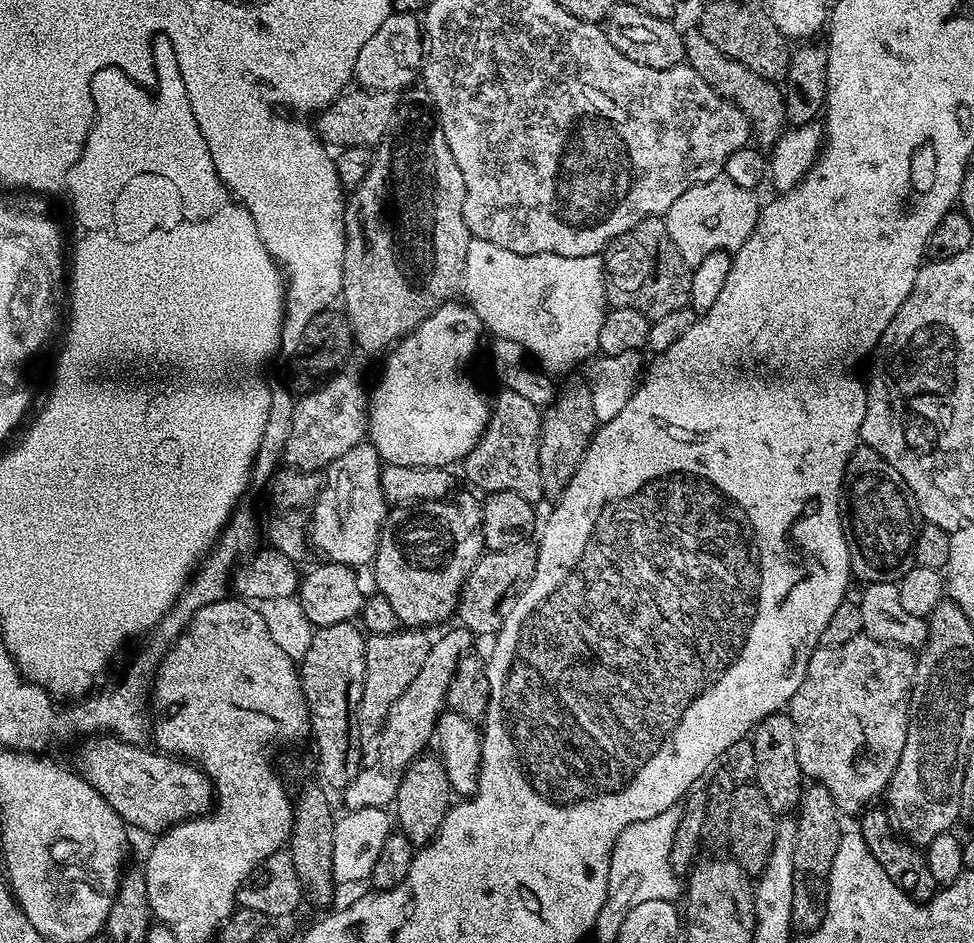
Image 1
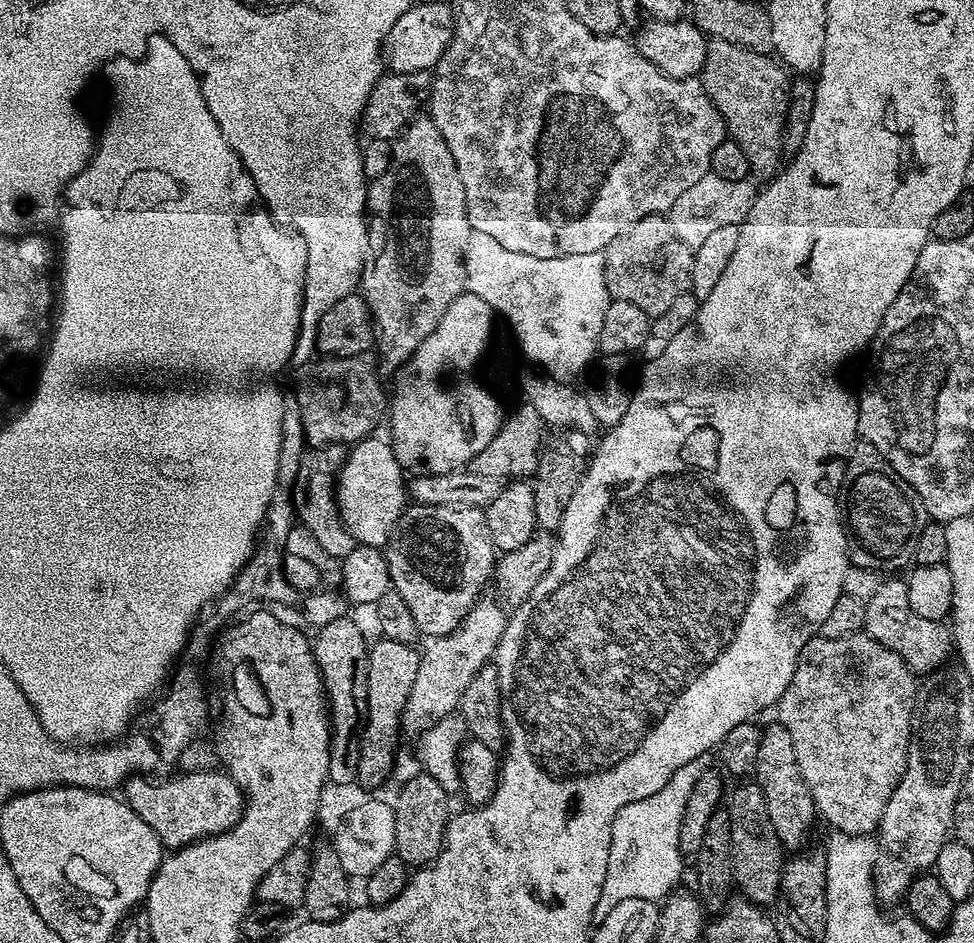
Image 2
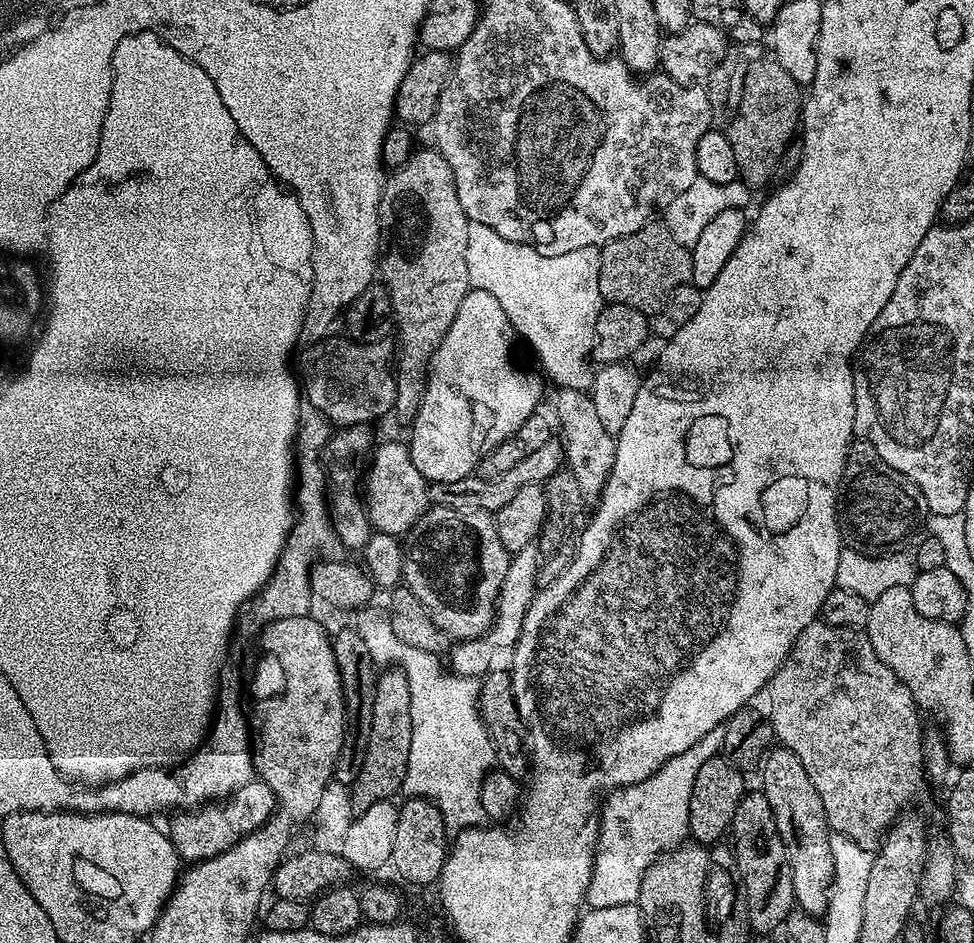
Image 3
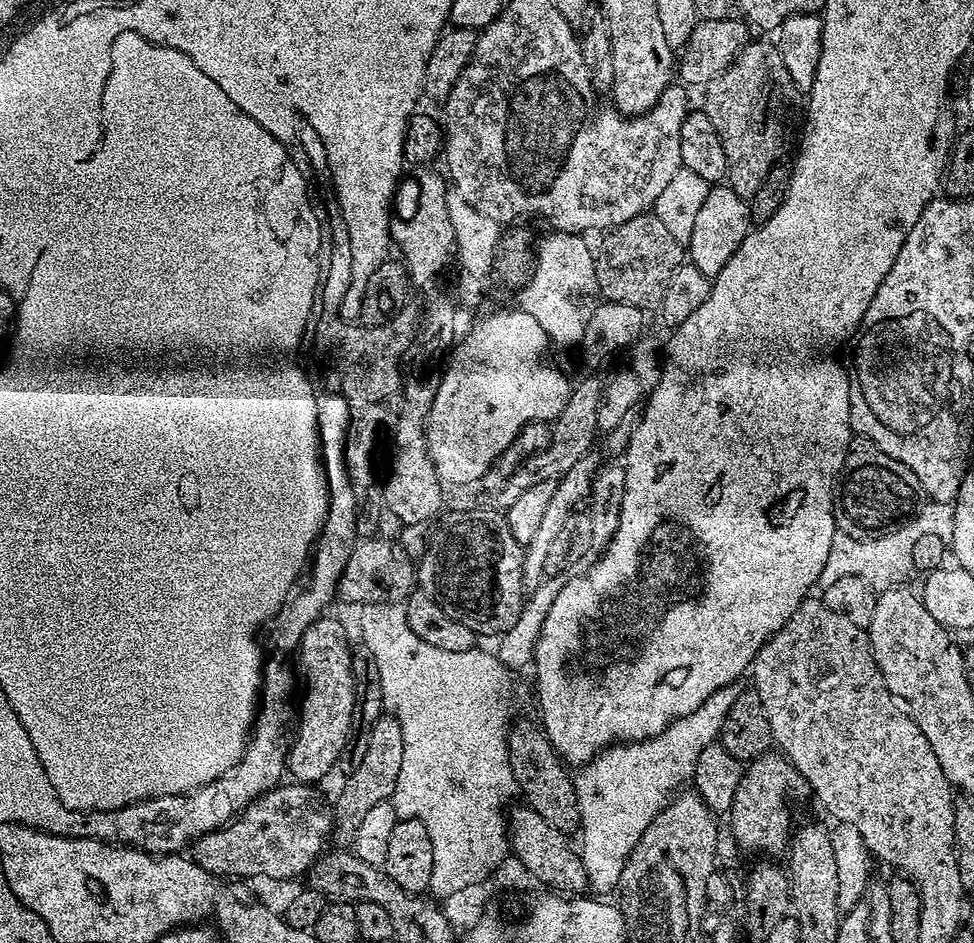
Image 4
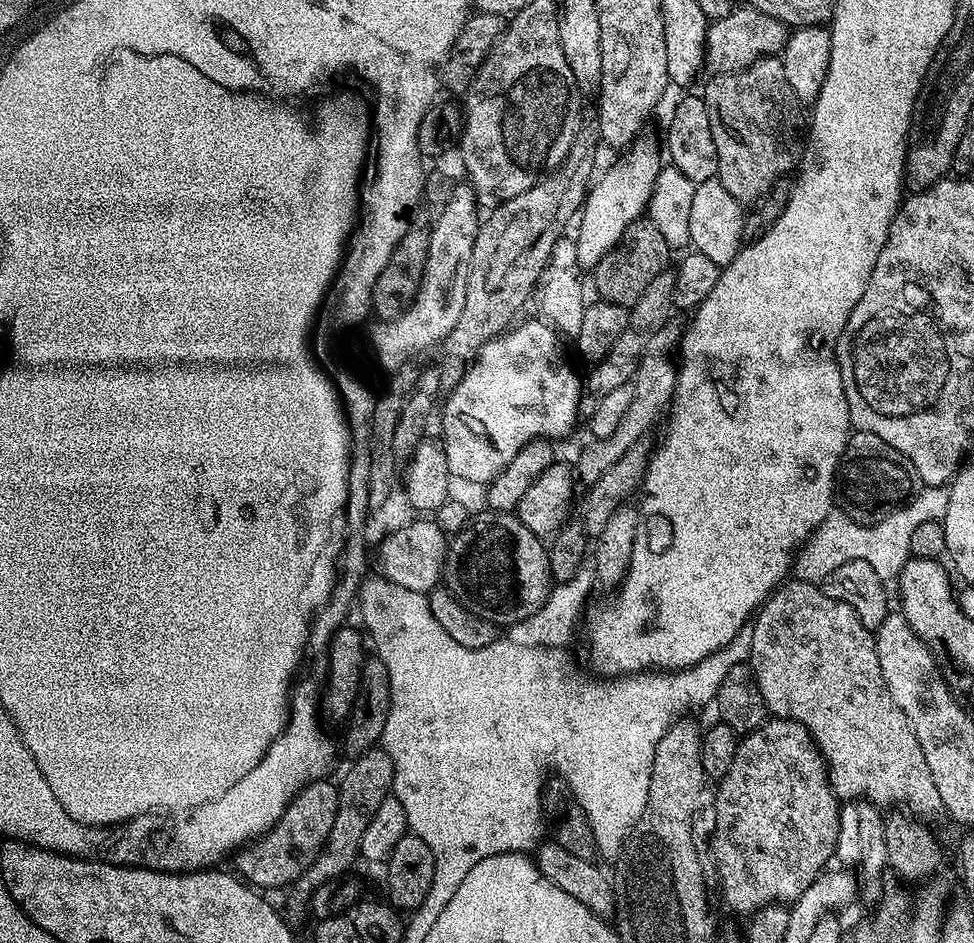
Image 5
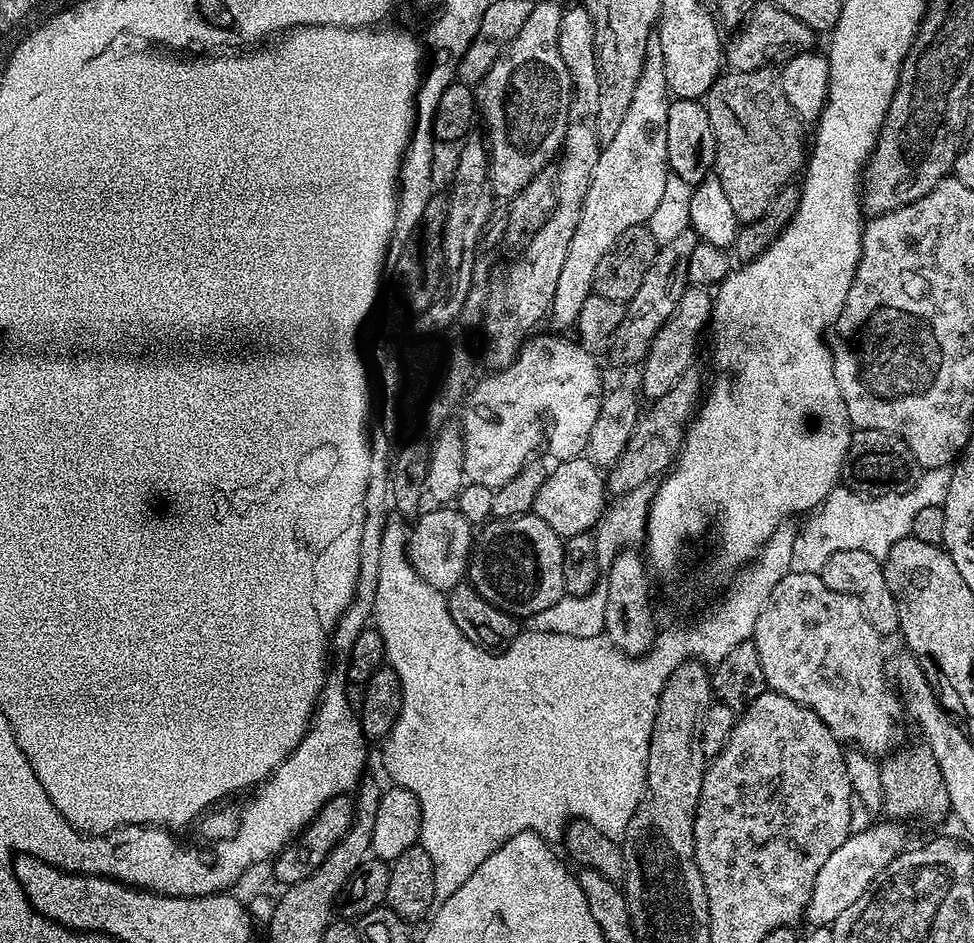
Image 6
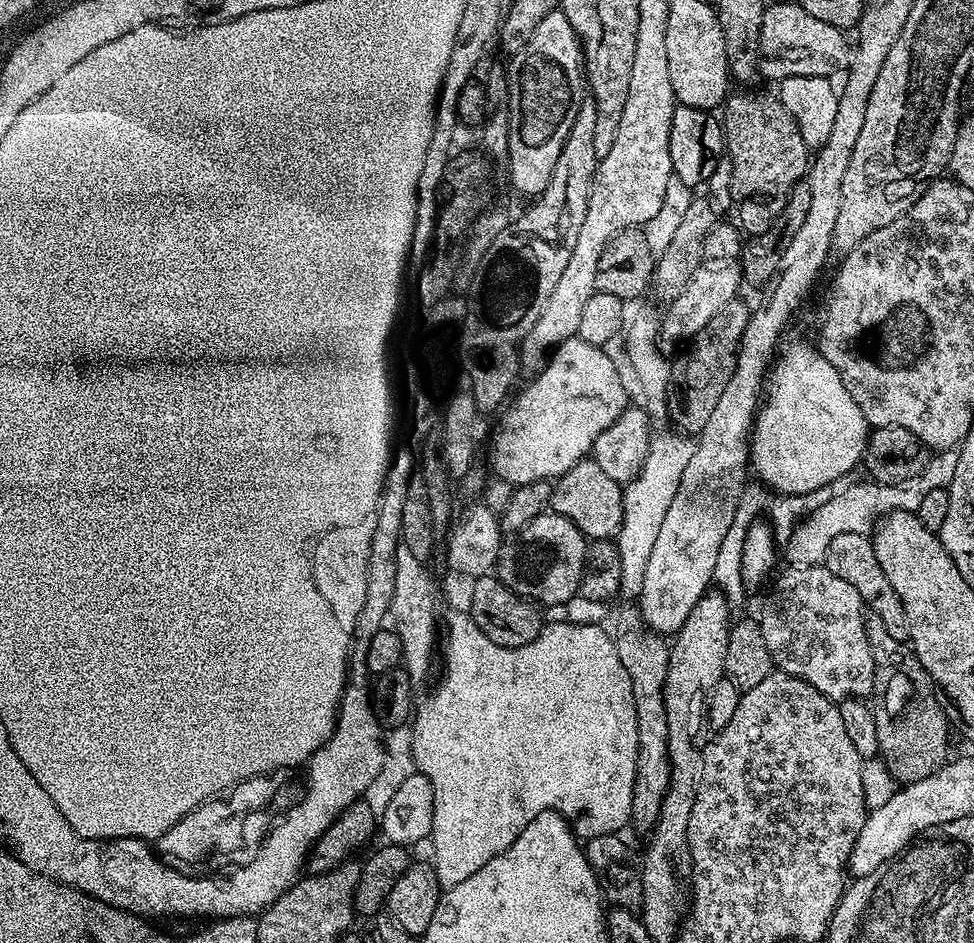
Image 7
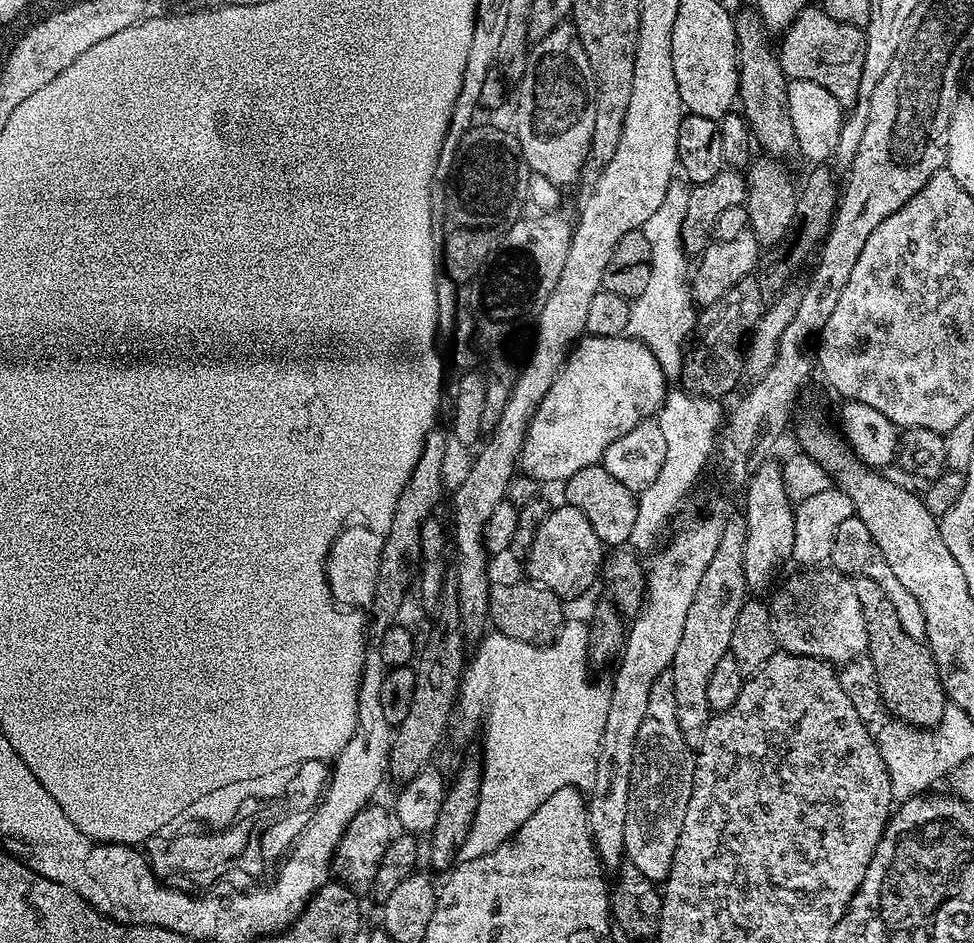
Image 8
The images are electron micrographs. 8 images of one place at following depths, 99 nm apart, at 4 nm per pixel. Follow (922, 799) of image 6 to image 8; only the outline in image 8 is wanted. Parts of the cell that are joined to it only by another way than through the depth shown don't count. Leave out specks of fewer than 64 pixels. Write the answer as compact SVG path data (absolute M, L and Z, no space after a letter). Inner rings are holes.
M865 576L855 577L858 590L858 602L866 622L868 639L867 656L874 662L874 670L880 687L880 699L883 707L893 712L897 721L910 724L921 730L931 730L942 718L946 707L944 687L938 674L938 666L924 640L915 640L902 630L898 614L886 598L886 590Z

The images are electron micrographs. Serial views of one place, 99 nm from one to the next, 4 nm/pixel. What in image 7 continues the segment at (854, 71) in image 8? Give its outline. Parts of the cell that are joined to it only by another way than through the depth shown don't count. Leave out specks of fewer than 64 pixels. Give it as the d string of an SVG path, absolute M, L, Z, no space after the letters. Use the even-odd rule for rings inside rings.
M798 2L769 3L760 27L760 76L773 82L791 76L835 77L836 67L850 56L850 44L844 41L844 36L841 29L806 14Z

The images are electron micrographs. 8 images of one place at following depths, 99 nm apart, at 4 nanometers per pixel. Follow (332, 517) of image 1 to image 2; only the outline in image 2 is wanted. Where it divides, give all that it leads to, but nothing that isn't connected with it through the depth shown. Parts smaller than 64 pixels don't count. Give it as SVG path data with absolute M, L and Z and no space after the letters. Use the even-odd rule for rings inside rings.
M373 434L367 440L351 445L335 485L335 496L341 522L355 543L383 549L410 497L406 470L398 462L391 443L378 437Z

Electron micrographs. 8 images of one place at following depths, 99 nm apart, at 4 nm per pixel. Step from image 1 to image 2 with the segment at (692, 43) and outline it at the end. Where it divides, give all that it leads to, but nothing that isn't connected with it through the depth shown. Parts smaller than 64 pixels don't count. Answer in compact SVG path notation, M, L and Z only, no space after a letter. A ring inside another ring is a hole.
M709 39L702 83L724 119L727 135L742 146L749 173L753 177L761 176L761 181L771 181L782 168L780 147L788 109L789 73L771 55Z

